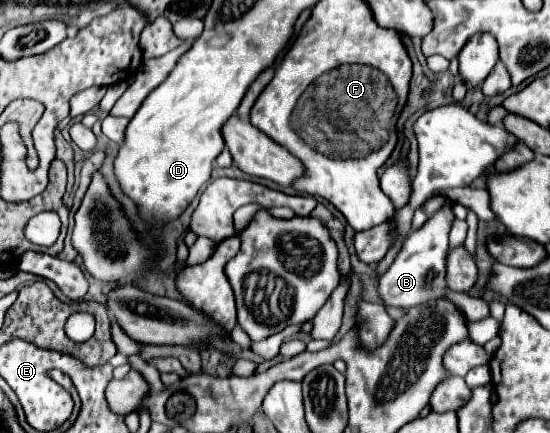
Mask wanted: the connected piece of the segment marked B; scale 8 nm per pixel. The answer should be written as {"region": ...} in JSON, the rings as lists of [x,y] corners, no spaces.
{"region":[[[447,202],[419,230],[411,230],[391,268],[381,276],[379,294],[385,306],[411,308],[429,300],[445,298],[445,262],[449,250],[449,230],[455,220],[453,202]]]}

